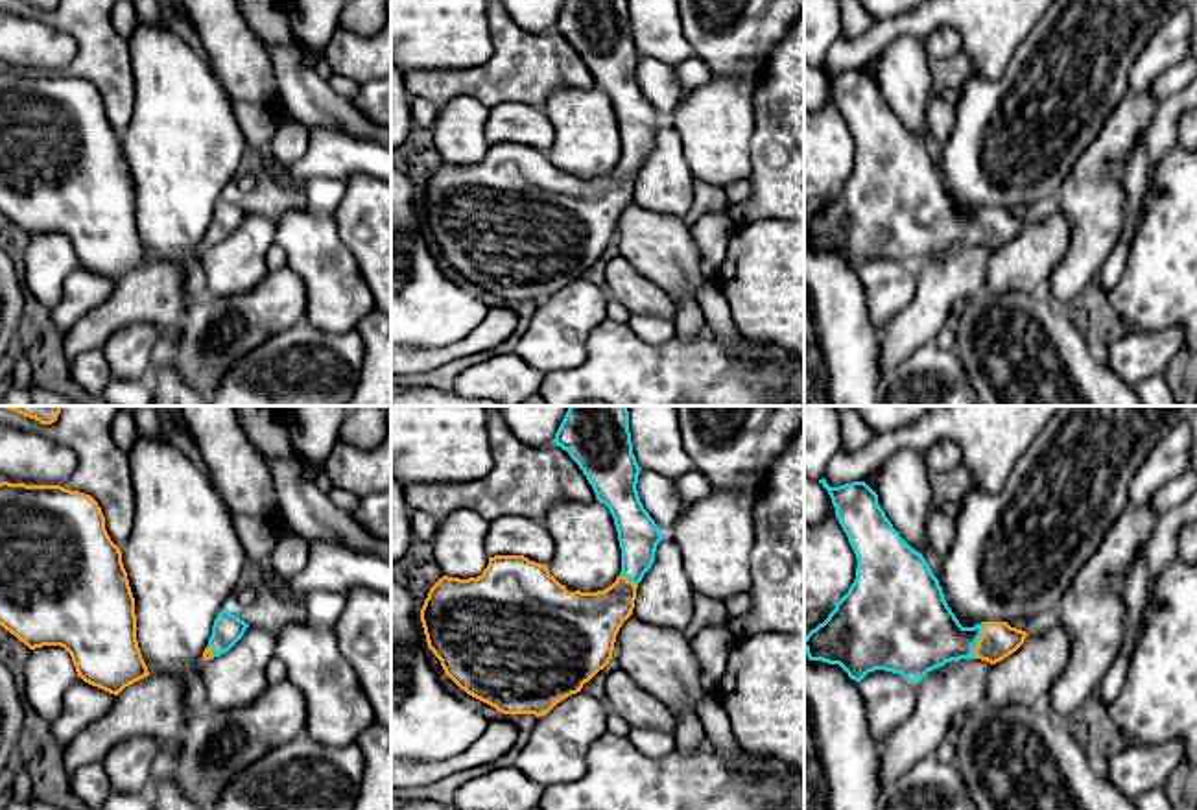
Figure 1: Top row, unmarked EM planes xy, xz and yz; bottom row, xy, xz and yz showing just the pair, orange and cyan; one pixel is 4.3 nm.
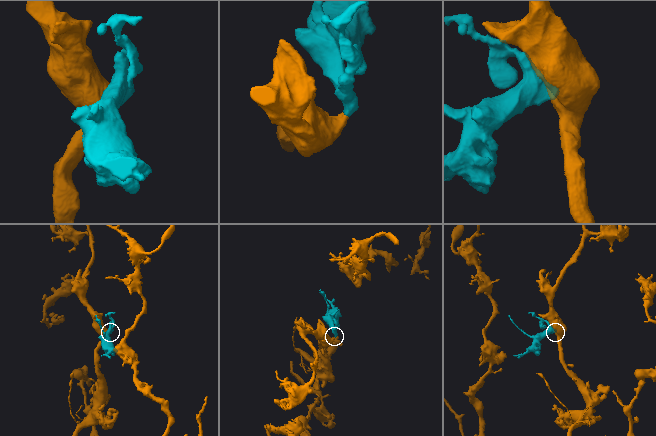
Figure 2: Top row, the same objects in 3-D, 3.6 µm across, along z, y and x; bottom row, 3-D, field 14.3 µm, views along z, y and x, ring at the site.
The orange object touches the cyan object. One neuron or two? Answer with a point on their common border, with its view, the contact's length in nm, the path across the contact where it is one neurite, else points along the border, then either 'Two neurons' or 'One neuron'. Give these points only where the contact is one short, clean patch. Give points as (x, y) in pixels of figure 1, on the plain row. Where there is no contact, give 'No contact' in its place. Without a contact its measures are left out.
Touches orange at yz (978, 227). Shared border 170 nm. Path across: yz (998, 226), (978, 227), (947, 227), (923, 220). One neuron

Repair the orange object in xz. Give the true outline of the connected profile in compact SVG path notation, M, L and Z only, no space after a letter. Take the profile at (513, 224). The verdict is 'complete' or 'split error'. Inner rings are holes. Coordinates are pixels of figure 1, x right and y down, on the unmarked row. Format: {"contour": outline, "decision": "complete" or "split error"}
{"contour": "M566 0L553 30L579 52L614 105L622 135L616 168L598 179L568 179L548 153L524 142L494 142L478 164L443 162L421 196L428 234L444 260L502 301L544 303L609 251L616 221L633 201L638 170L664 125L636 77L642 55L633 41L629 0Z", "decision": "split error"}

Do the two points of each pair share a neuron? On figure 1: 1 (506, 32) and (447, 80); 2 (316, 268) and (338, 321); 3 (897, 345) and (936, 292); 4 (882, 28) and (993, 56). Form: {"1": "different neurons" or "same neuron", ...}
{"1": "same neuron", "2": "same neuron", "3": "same neuron", "4": "same neuron"}

